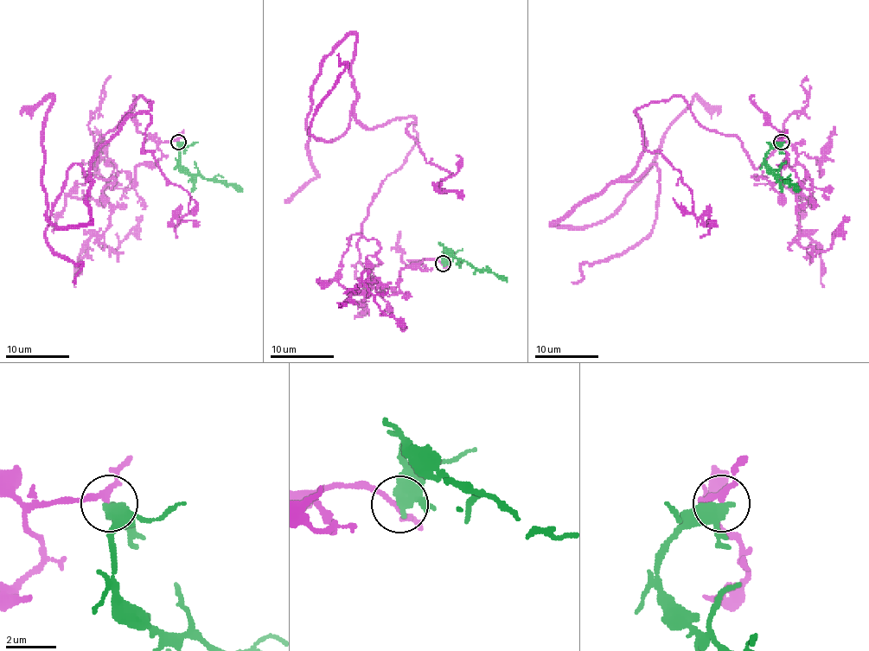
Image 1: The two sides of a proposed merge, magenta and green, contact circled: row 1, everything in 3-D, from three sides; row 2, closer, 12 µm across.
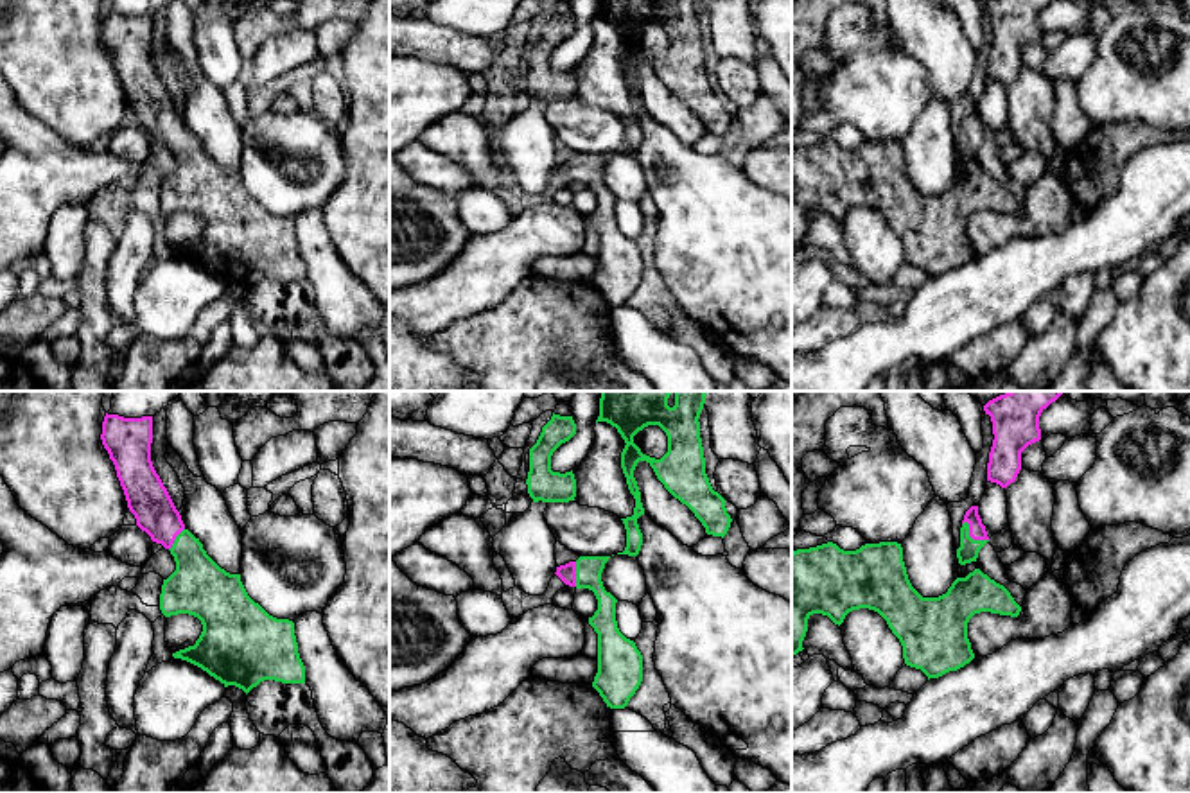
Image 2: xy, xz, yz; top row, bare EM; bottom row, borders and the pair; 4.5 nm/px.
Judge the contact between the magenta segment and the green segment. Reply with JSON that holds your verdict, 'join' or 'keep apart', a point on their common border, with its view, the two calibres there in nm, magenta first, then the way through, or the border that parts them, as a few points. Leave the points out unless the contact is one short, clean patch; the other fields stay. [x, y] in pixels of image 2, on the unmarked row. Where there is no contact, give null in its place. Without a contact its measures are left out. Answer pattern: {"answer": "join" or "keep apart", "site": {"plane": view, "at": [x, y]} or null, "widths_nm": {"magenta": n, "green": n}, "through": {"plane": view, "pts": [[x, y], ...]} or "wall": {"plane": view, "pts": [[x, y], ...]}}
{"answer": "join", "site": {"plane": "yz", "at": [971, 135]}, "widths_nm": {"magenta": 80, "green": 90}, "through": {"plane": "yz", "pts": [[977, 128], [971, 135], [968, 149]]}}

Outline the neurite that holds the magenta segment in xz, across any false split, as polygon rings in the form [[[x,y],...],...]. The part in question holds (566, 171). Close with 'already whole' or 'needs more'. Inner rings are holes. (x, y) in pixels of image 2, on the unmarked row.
[[[580,154],[556,165],[556,174],[569,185],[589,187],[598,197],[598,208],[589,222],[598,231],[598,271],[592,285],[607,305],[625,307],[643,280],[643,253],[626,237],[616,219],[617,197],[605,188],[601,170],[610,154]]]; needs more

